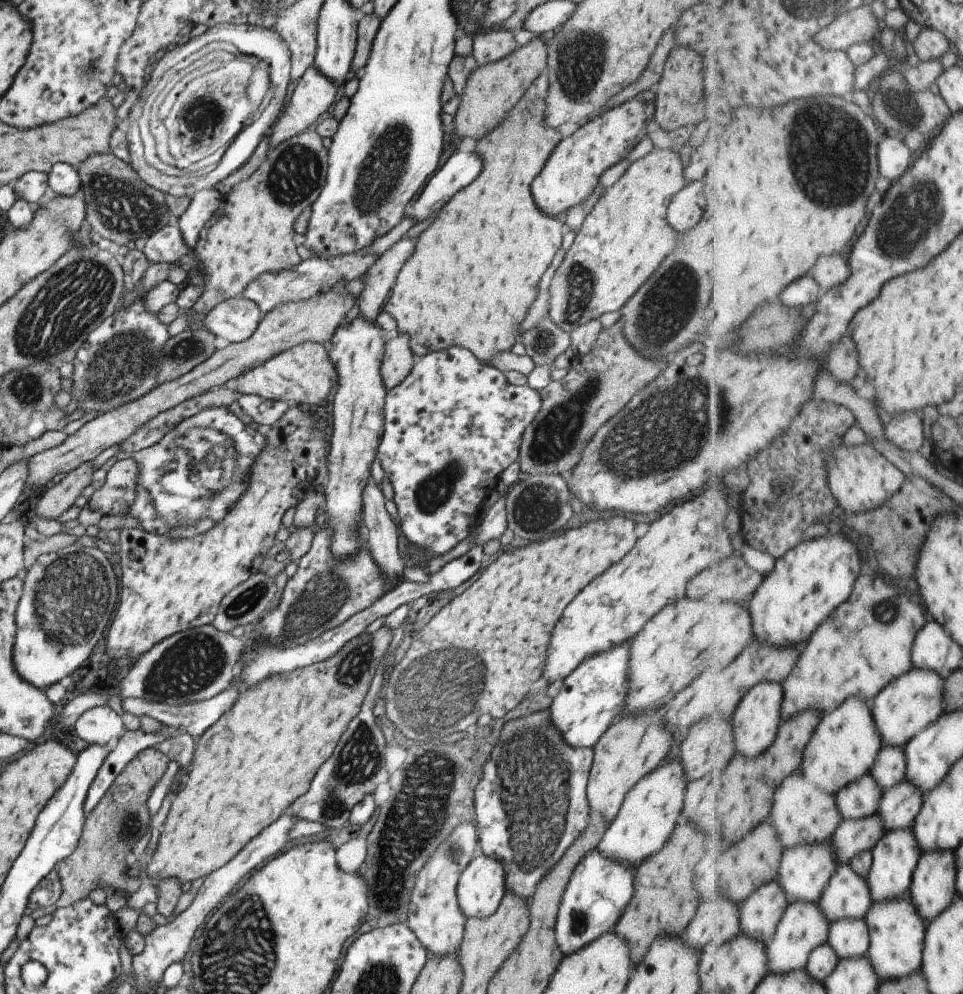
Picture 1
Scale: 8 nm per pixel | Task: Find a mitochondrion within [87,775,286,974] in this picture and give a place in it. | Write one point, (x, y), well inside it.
(127, 826)

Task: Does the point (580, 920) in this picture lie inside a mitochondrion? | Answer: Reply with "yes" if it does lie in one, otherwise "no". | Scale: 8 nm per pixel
yes

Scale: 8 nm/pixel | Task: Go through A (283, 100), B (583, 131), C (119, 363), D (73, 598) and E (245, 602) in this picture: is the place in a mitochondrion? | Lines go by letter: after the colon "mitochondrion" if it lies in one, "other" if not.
A: other
B: other
C: mitochondrion
D: mitochondrion
E: mitochondrion

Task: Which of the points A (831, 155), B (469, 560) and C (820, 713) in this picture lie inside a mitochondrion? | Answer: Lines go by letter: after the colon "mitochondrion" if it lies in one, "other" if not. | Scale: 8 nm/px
A: mitochondrion
B: other
C: other

